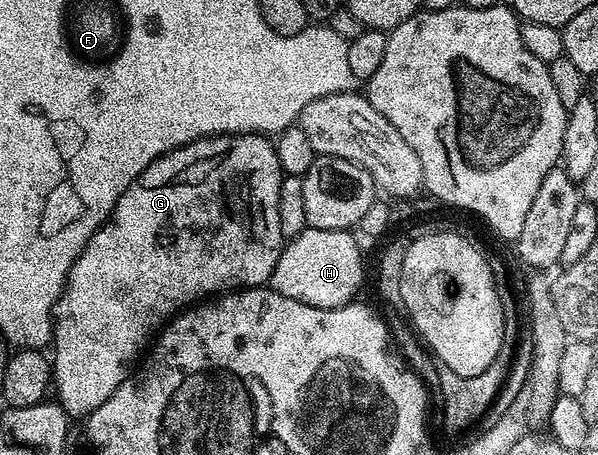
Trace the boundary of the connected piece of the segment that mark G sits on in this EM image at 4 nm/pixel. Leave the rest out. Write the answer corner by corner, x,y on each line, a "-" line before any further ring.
221,133
210,137
199,137
197,141
191,141
188,145
164,153
158,160
152,161
150,167
142,171
142,175
132,180
128,190
118,199
112,216
100,226
100,230
88,240
86,247
76,256
72,270
68,272
64,292
61,293
60,300
56,302
54,310
56,354
51,354
50,360
54,378
54,393
60,396
57,397
58,403
69,418
84,419
95,409
102,407
102,403
106,403
106,399
110,399
110,395
114,395
116,388
127,379
129,373
133,372
134,366
141,360
146,346
153,340
157,330
173,315
213,295
223,295
229,291
242,289
255,289
271,282
272,272
280,258
280,251
286,244
286,239
282,235
282,227
278,227
278,191
281,180
282,174
276,146
263,133

